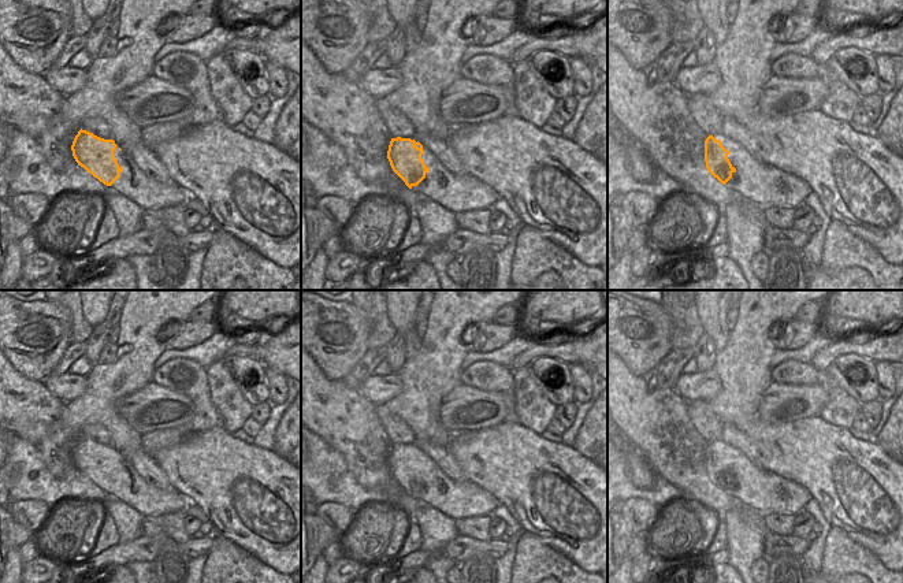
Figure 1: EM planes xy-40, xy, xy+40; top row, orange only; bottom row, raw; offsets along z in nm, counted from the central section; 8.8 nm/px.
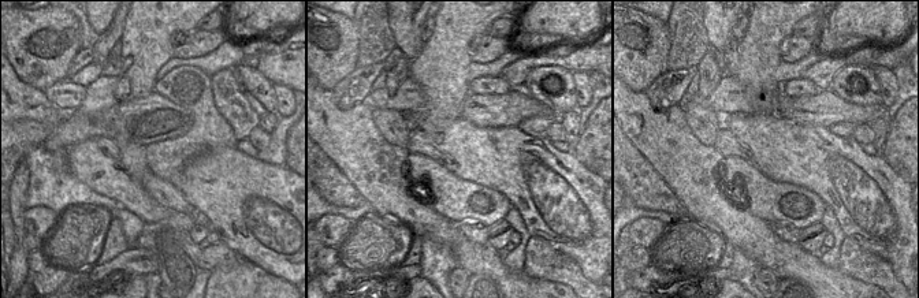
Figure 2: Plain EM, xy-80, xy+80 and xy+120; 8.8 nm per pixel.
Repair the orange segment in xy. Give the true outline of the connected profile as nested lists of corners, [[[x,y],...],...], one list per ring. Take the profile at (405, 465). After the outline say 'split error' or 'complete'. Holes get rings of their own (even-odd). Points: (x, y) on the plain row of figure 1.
[[[391,445],[387,465],[393,478],[409,495],[456,521],[490,516],[499,505],[493,494],[476,483],[457,482],[446,476],[438,464],[415,445]]]; split error

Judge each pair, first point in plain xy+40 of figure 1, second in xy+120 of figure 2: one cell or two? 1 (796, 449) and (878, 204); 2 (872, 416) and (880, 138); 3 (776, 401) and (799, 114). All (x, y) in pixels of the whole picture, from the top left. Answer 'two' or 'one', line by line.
1: one
2: one
3: one

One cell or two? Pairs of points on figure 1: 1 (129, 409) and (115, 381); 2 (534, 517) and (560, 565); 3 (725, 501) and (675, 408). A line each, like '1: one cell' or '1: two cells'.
1: two cells
2: two cells
3: one cell

